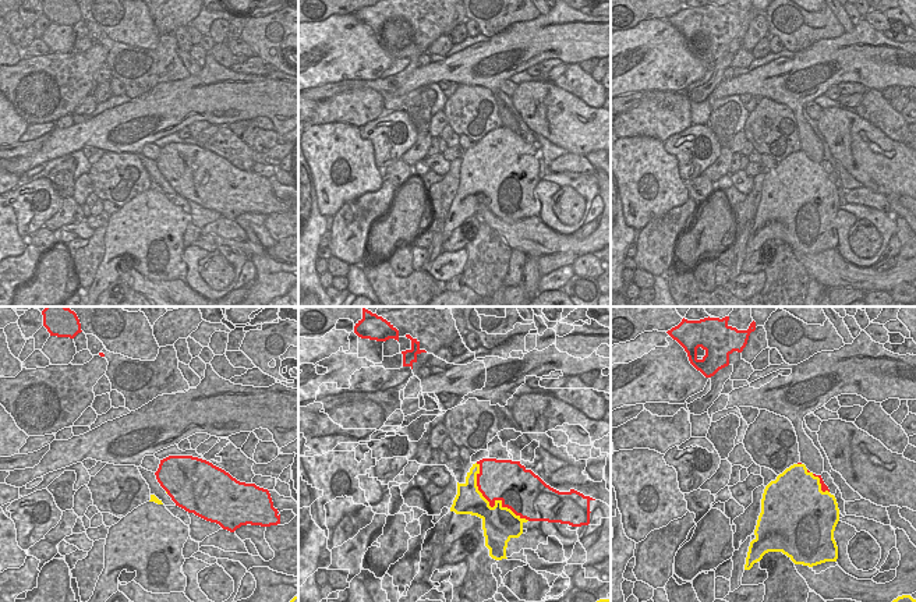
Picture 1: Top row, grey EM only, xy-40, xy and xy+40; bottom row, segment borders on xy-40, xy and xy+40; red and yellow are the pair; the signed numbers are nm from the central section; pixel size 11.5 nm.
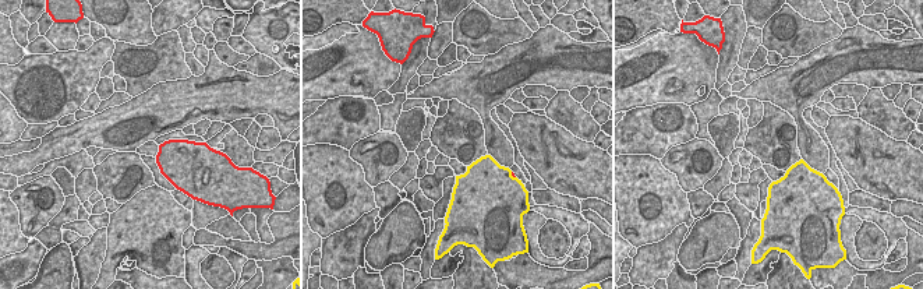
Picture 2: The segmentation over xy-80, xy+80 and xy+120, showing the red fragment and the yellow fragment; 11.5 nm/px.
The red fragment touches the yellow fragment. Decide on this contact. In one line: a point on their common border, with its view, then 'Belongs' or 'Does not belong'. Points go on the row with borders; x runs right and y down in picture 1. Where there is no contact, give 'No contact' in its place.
Touches red at xy (490, 505). Does not belong.

